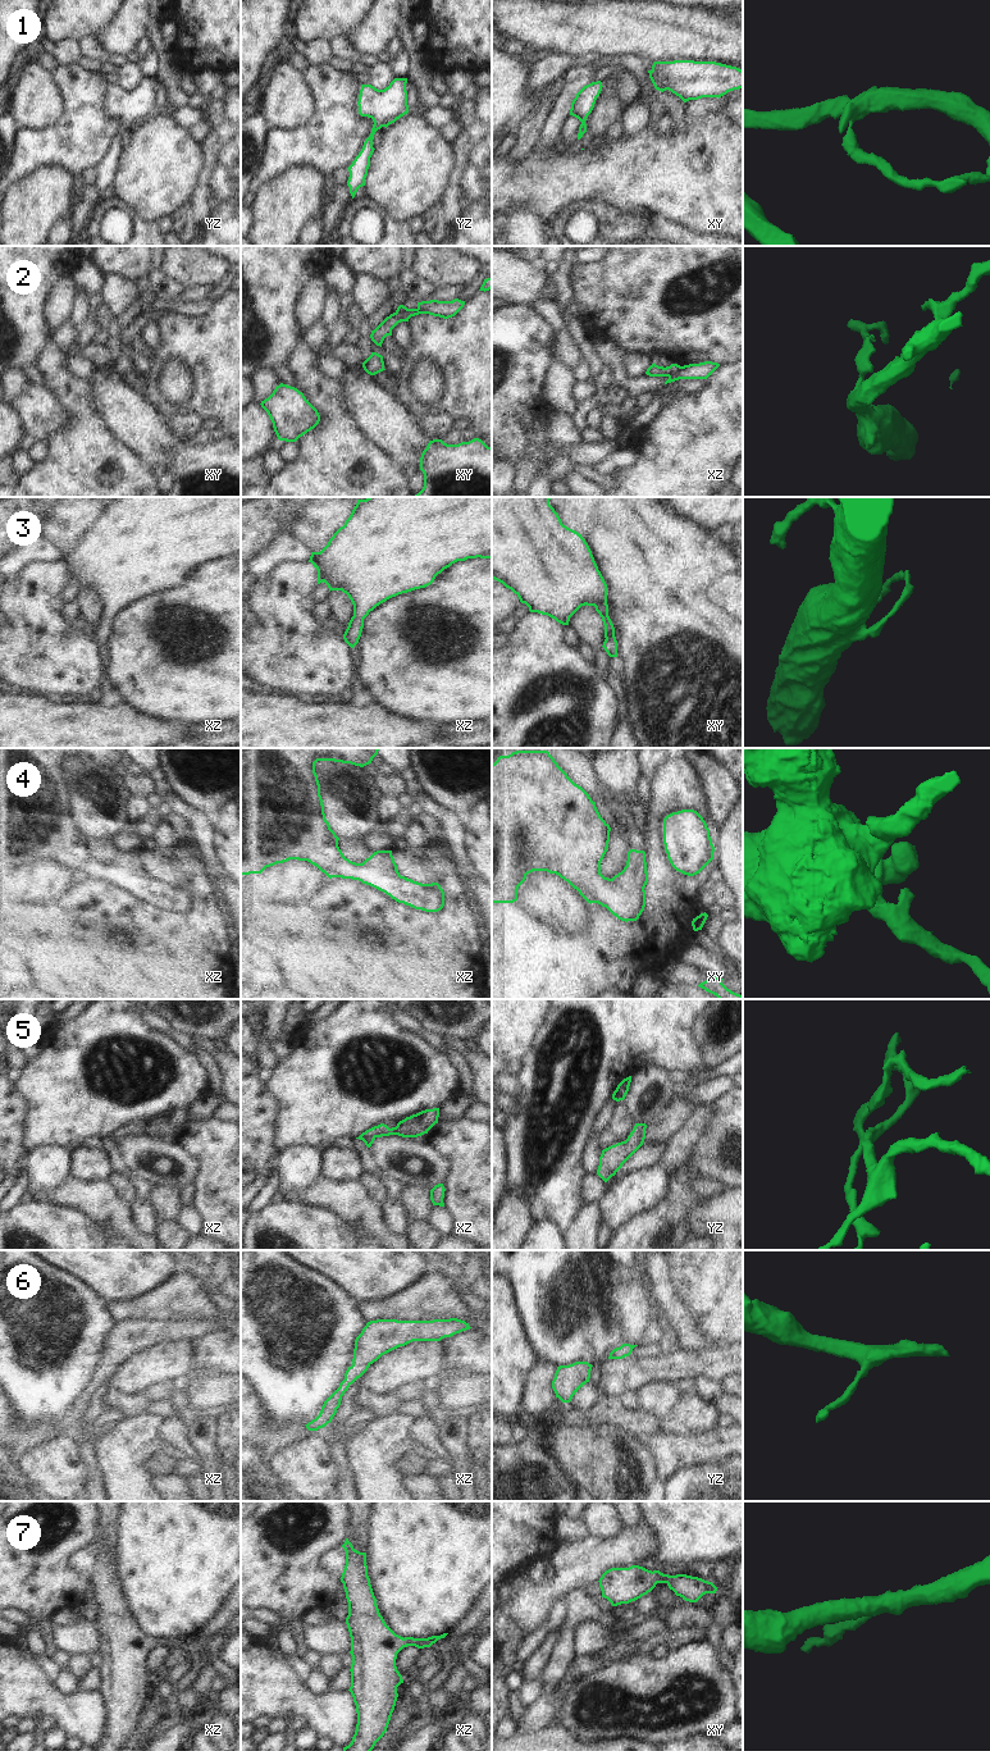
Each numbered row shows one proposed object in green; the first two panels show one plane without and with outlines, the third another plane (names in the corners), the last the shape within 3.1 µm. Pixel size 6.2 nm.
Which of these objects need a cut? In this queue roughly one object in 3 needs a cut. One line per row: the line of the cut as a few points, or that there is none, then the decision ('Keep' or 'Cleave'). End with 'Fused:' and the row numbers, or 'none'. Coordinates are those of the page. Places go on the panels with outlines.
1: No split. Keep
2: Split along xz (680, 366), (664, 375). Cleave
3: No split. Keep
4: No split. Keep
5: Split along xz (395, 1127), (396, 1134). Cleave
6: No split. Keep
7: No split. Keep
Fused: 2, 5

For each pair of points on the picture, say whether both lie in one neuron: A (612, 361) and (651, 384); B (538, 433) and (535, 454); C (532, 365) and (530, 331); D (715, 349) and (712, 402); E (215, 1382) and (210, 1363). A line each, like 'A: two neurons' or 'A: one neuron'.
A: one neuron
B: one neuron
C: one neuron
D: two neurons
E: two neurons

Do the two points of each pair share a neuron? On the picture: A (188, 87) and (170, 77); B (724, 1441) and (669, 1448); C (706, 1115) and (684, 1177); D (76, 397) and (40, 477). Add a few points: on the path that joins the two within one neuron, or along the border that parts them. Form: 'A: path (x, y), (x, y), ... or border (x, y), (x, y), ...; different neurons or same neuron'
A: border (179, 77), (179, 87), (190, 97); different neurons
B: path (710, 1448), (683, 1448); same neuron
C: border (692, 1150), (687, 1159), (671, 1172); different neurons
D: path (76, 416), (76, 441), (59, 457); same neuron

